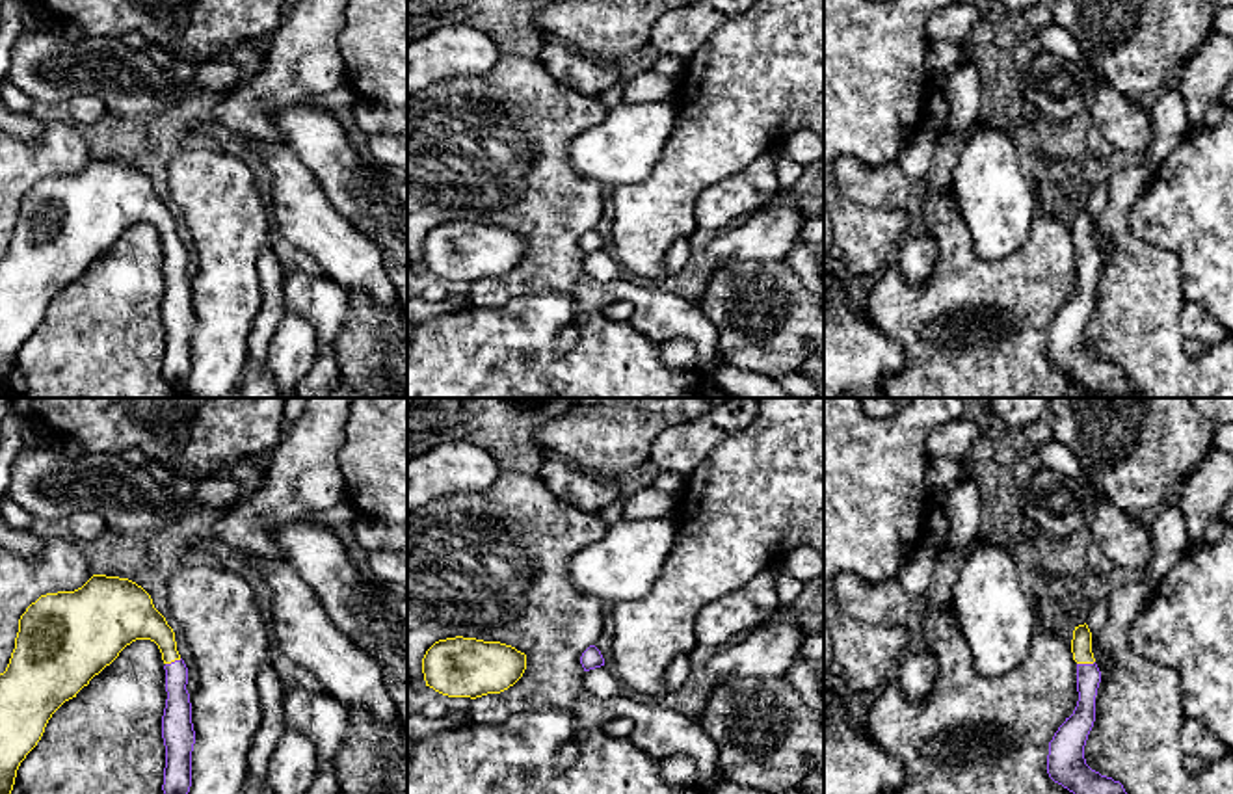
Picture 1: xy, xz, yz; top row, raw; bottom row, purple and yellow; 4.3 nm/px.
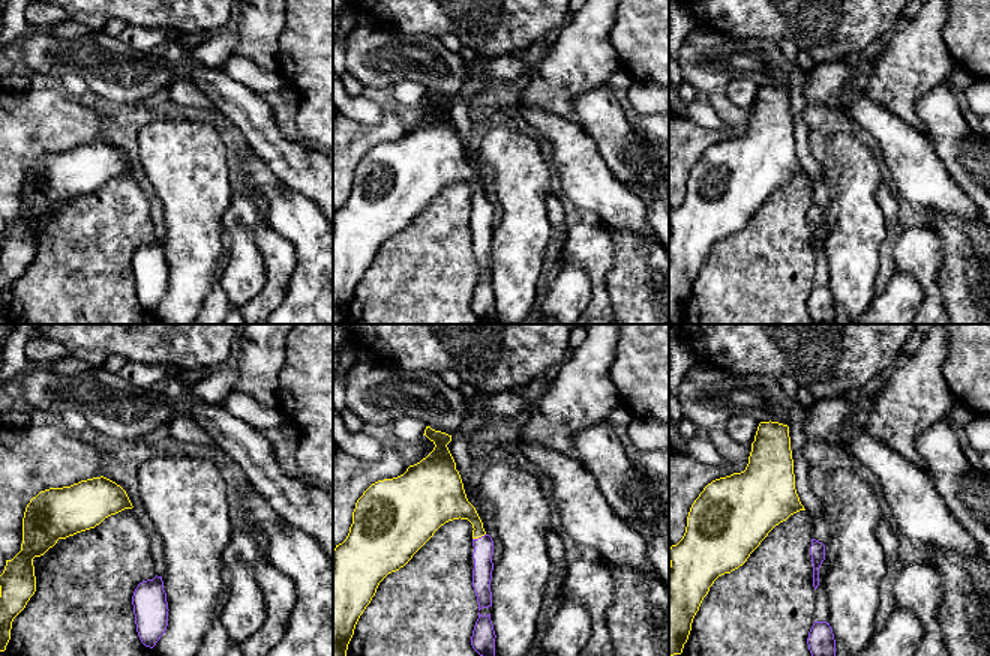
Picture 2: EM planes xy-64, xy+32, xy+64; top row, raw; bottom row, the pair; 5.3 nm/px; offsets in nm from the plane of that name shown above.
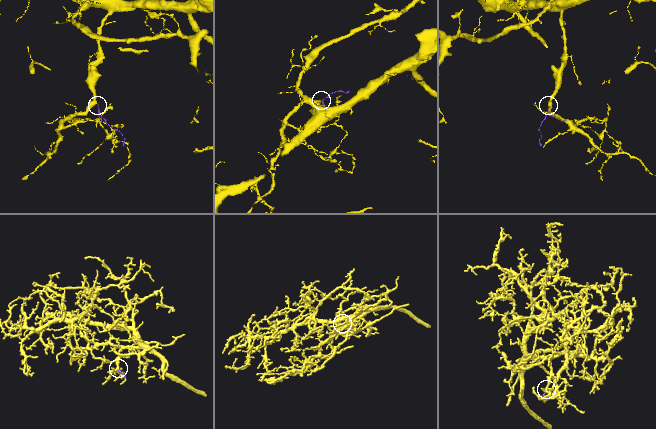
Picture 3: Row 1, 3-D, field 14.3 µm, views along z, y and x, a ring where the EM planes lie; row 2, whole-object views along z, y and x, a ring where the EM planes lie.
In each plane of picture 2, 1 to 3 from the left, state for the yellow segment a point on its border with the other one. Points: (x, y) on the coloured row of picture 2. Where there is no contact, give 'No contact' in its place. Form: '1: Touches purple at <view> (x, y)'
1: No contact
2: Touches purple at xy+32 (479, 538)
3: No contact

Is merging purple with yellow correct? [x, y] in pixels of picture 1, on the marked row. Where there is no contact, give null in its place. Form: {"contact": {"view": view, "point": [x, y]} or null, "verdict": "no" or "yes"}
{"contact": {"view": "yz", "point": [1085, 664]}, "verdict": "yes"}

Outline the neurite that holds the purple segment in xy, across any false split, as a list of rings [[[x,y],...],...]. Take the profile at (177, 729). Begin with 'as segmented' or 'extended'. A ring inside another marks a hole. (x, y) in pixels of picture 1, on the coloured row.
extended | [[[93,575],[74,591],[41,595],[19,619],[15,649],[0,673],[0,794],[11,794],[17,770],[41,740],[52,714],[89,684],[119,653],[136,640],[158,645],[166,669],[166,708],[162,738],[166,746],[164,794],[188,794],[195,731],[186,690],[188,668],[177,651],[175,632],[154,608],[151,595],[128,578]]]

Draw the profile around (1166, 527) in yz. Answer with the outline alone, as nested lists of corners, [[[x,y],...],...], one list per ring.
[[[1164,504],[1149,515],[1151,562],[1142,573],[1149,593],[1155,593],[1166,573],[1181,560],[1188,549],[1188,534],[1181,508]]]

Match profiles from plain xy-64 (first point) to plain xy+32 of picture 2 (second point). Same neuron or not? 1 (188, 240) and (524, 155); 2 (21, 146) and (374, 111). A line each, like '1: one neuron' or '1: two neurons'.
1: one neuron
2: two neurons

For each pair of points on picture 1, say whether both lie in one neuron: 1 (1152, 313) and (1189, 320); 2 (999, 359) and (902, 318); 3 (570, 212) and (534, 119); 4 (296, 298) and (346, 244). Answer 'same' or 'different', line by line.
1: different
2: same
3: same
4: different

